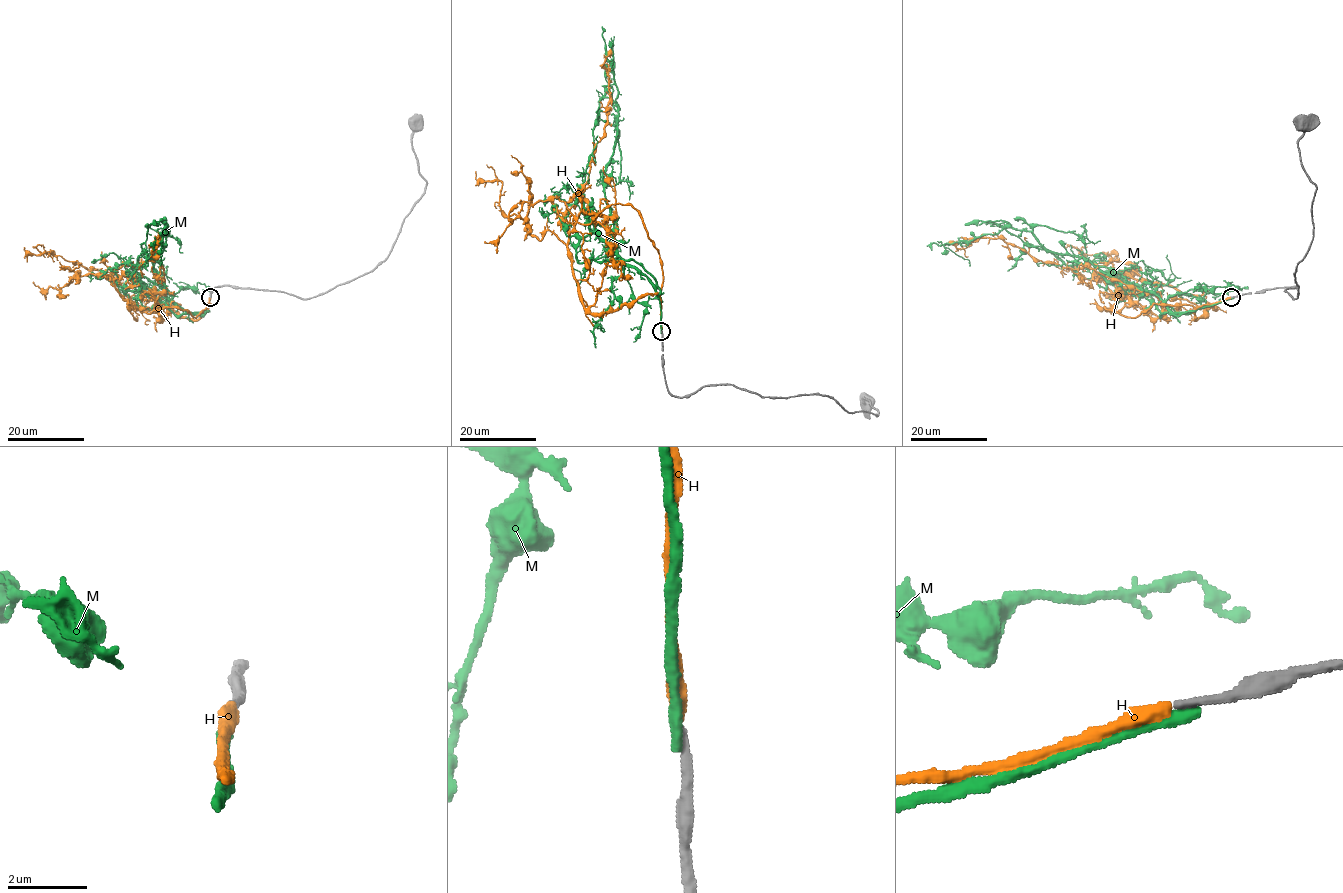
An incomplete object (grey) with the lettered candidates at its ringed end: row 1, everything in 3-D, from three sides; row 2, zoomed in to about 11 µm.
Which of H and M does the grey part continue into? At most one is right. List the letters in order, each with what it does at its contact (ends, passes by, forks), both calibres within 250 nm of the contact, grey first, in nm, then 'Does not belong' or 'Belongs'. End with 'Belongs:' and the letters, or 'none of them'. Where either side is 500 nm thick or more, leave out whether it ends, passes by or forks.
H: It ends there. Thickness 190 nm (grey) against 360 nm. Belongs
M: It ends there. Thickness 240 nm (grey) against 320 nm. Does not belong
Belongs: H

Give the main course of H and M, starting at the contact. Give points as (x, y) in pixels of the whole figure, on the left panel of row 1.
H: (209, 296), (205, 311), (188, 319), (165, 306), (132, 302), (114, 271), (130, 263), (138, 268), (160, 241)
M: (210, 297), (203, 312), (188, 313), (165, 295), (151, 256), (161, 251), (167, 227), (160, 243), (160, 266)

